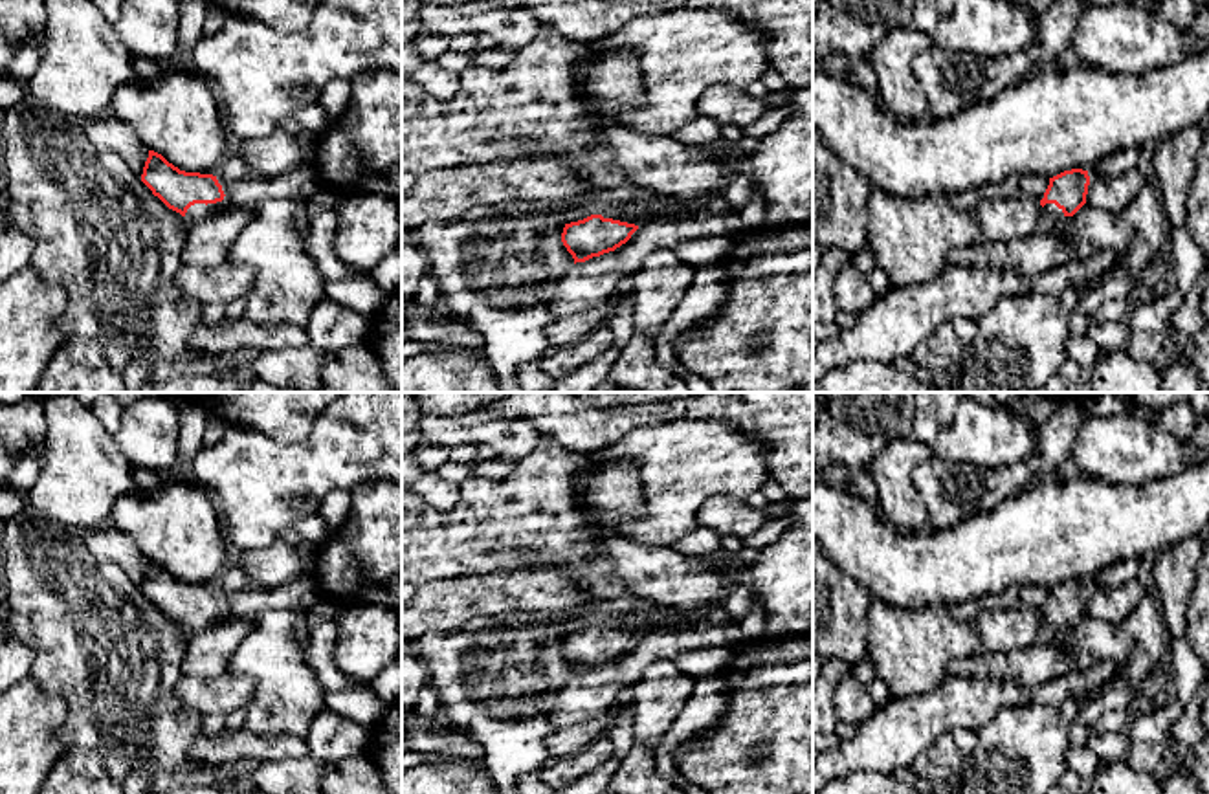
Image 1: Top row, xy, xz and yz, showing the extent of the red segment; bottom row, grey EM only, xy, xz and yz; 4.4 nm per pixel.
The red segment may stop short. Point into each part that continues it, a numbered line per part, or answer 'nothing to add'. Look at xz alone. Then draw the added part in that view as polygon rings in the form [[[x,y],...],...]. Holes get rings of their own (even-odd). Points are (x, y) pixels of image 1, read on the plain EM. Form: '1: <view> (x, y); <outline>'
1: xz (668, 620); [[[660,609],[653,614],[644,616],[627,616],[620,620],[613,620],[604,629],[613,629],[635,636],[642,636],[648,633],[662,631],[662,633],[679,633],[693,625],[699,612],[686,612],[677,609]]]

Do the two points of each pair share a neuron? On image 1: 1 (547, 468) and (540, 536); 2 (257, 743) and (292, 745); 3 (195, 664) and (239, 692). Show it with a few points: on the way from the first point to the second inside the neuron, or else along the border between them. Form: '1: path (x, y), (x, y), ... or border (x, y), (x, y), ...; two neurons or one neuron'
1: path (553, 485), (560, 497), (560, 516), (556, 519); one neuron
2: path (266, 745), (283, 745); one neuron
3: border (226, 670), (215, 677), (184, 675); two neurons

